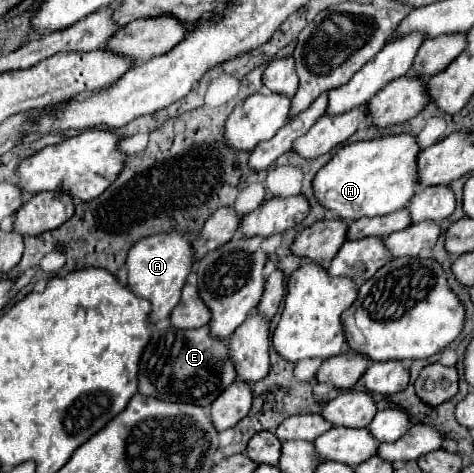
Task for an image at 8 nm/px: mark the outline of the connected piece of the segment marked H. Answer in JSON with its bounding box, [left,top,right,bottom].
[312,134,420,222]

